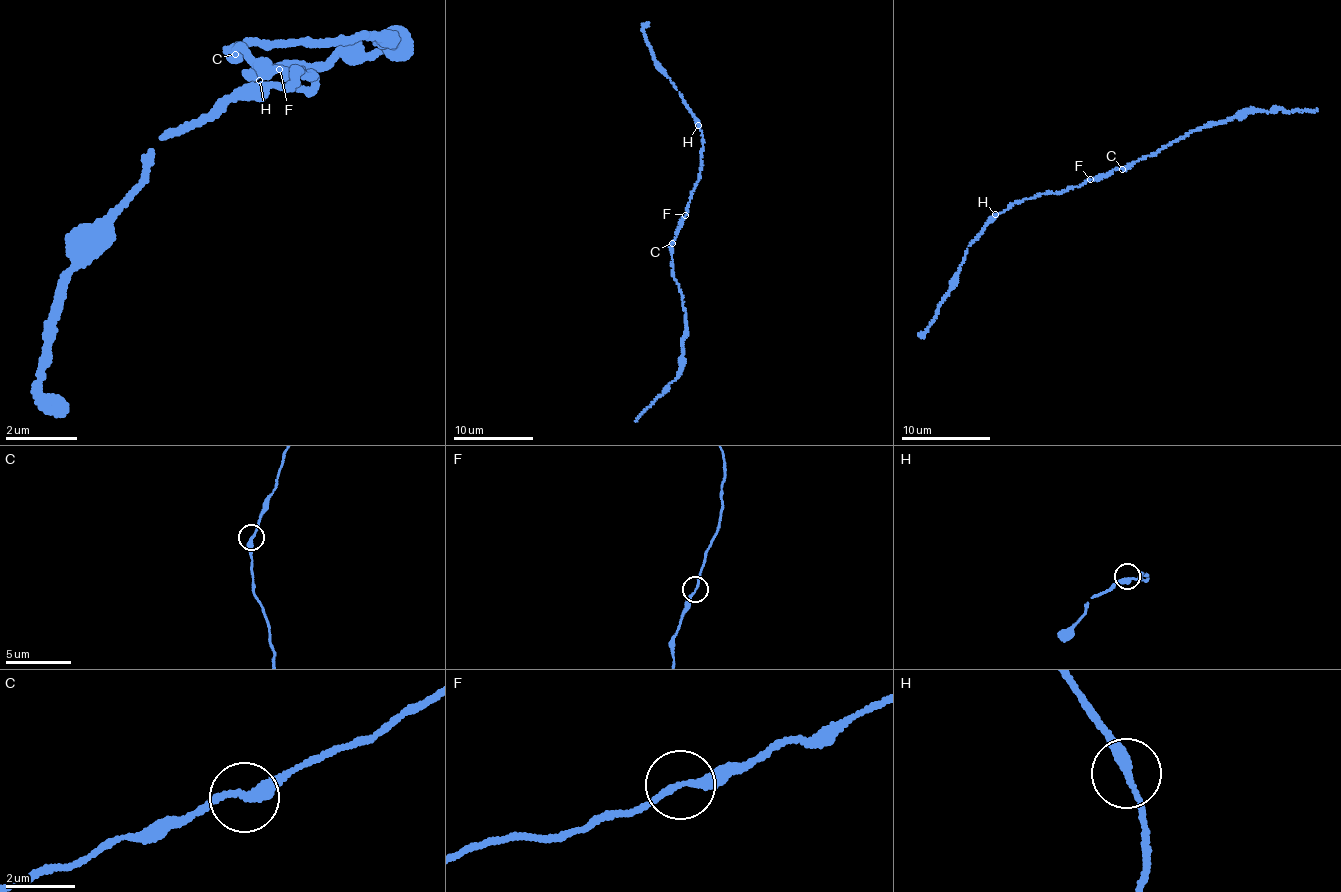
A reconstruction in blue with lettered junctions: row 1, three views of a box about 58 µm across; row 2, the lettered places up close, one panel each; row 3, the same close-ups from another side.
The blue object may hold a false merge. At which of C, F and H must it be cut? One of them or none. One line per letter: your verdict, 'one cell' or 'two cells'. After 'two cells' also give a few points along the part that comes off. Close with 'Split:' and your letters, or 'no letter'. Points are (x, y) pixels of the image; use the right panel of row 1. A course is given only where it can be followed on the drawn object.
C: one cell
F: one cell
H: one cell
Split: no letter

